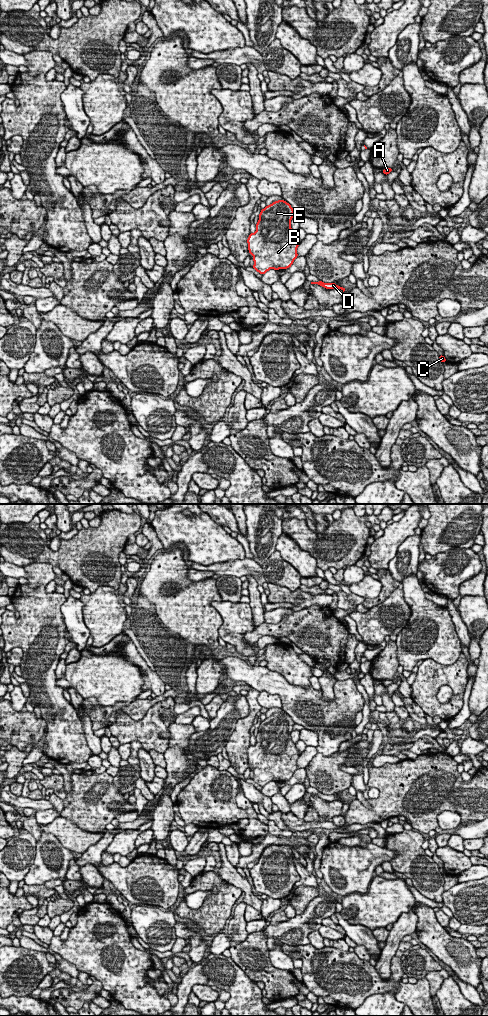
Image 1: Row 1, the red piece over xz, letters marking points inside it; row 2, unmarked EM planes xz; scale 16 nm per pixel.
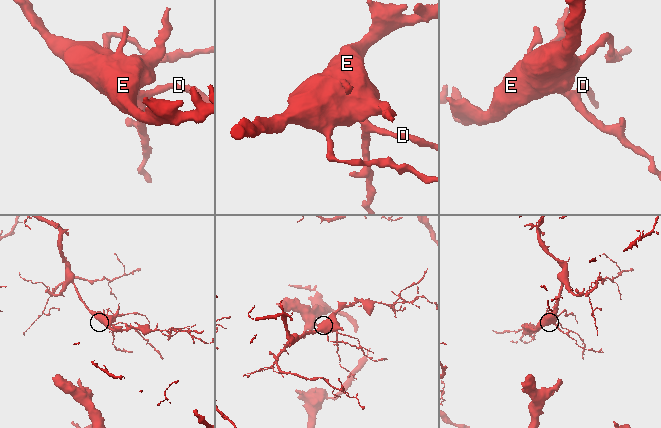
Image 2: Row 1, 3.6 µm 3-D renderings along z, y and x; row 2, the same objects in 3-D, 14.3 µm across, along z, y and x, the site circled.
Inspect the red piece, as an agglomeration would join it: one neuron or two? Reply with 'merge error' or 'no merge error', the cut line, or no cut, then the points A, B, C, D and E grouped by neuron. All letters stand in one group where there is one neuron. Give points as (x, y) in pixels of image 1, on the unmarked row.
no merge error; cut none; groups A B C D E

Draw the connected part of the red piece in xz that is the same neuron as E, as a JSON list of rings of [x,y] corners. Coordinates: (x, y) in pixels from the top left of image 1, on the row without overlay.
[[[285,712],[274,713],[261,722],[256,738],[256,744],[250,745],[247,751],[249,766],[253,768],[253,781],[261,787],[270,781],[290,780],[298,769],[297,760],[301,753],[291,740],[294,721]]]

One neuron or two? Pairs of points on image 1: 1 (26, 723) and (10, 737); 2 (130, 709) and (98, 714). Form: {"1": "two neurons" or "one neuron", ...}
{"1": "one neuron", "2": "one neuron"}

